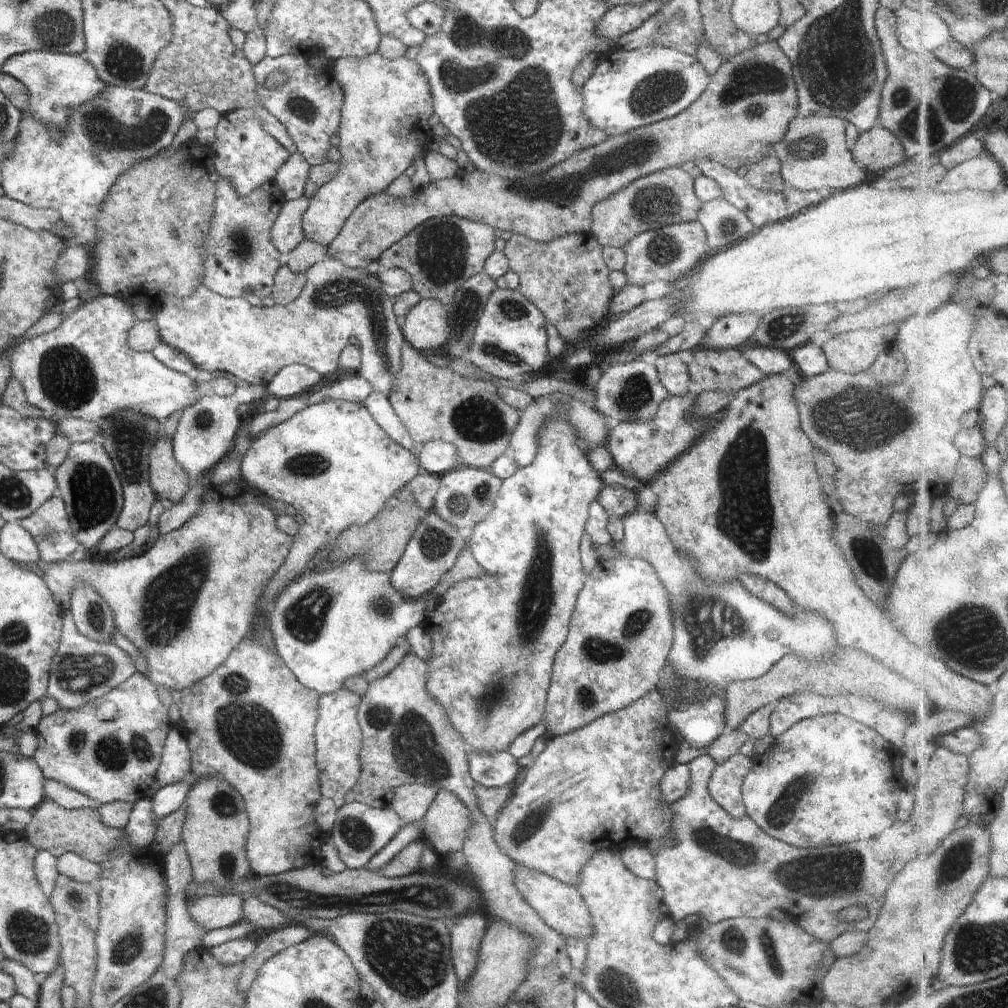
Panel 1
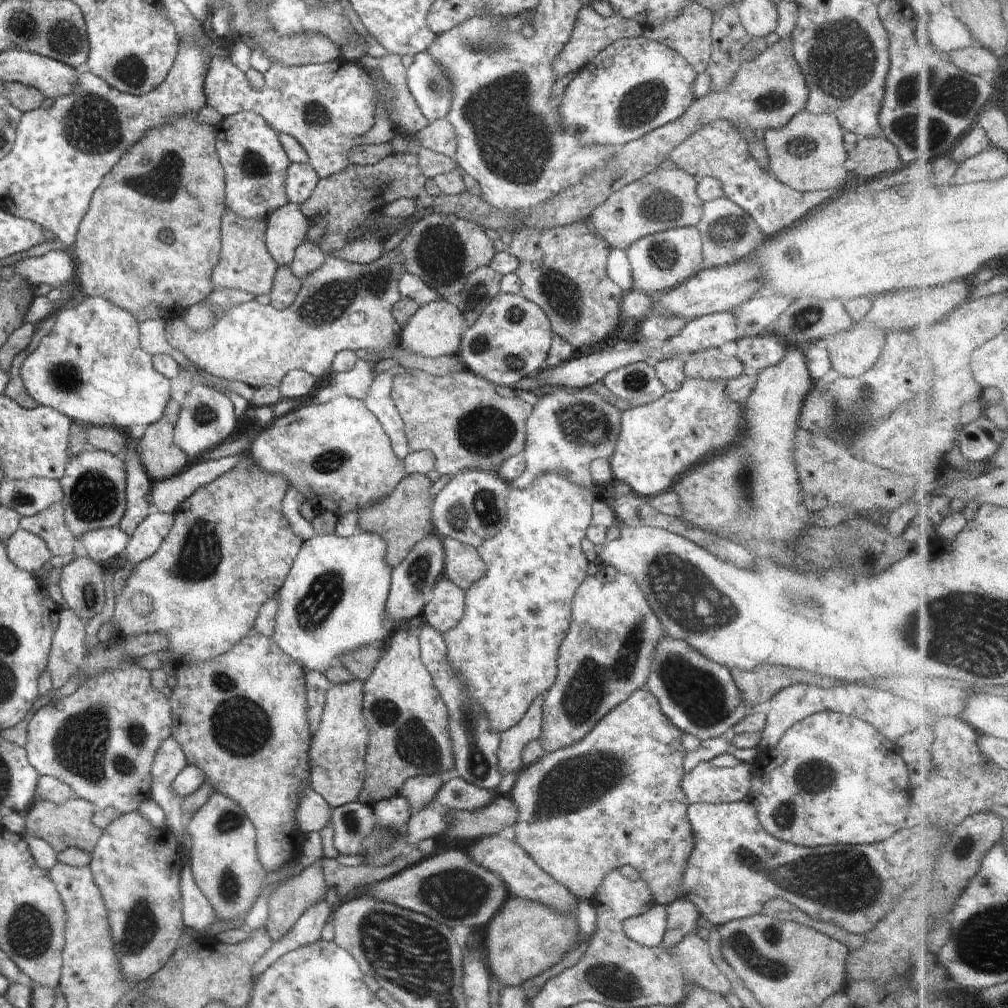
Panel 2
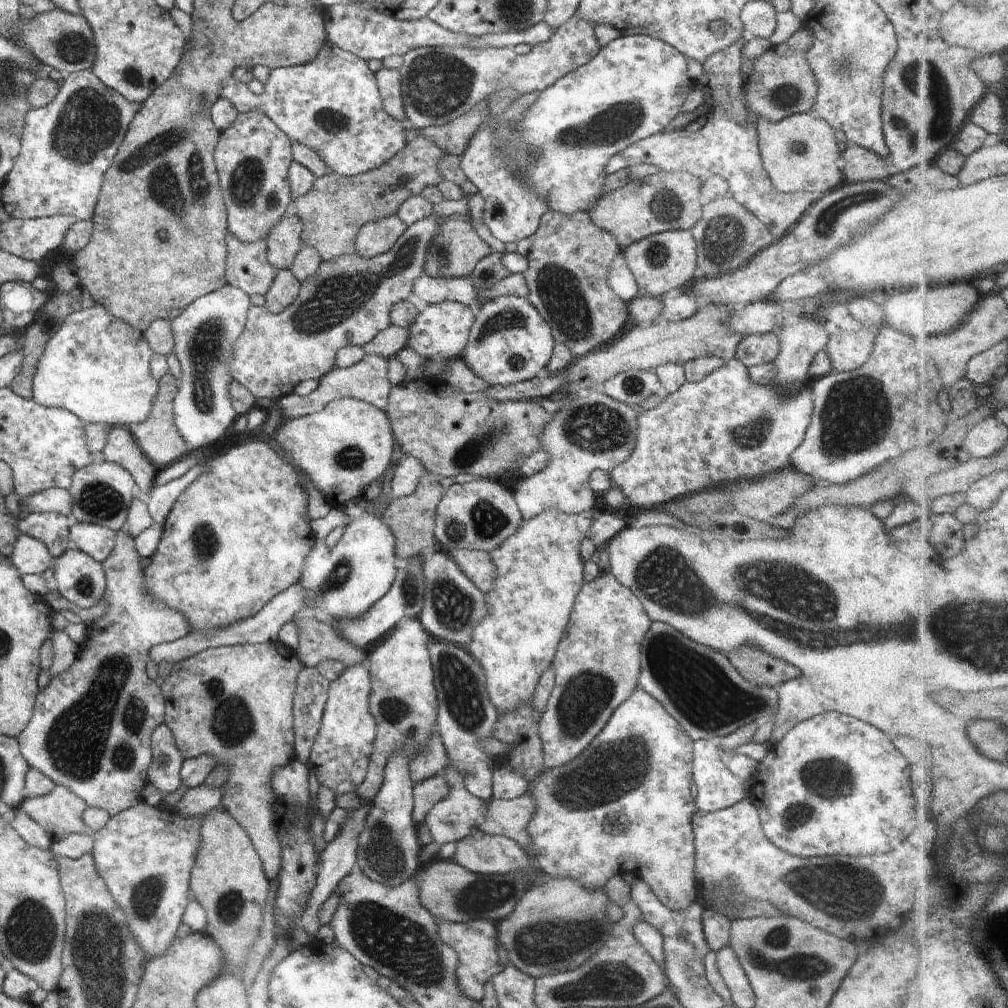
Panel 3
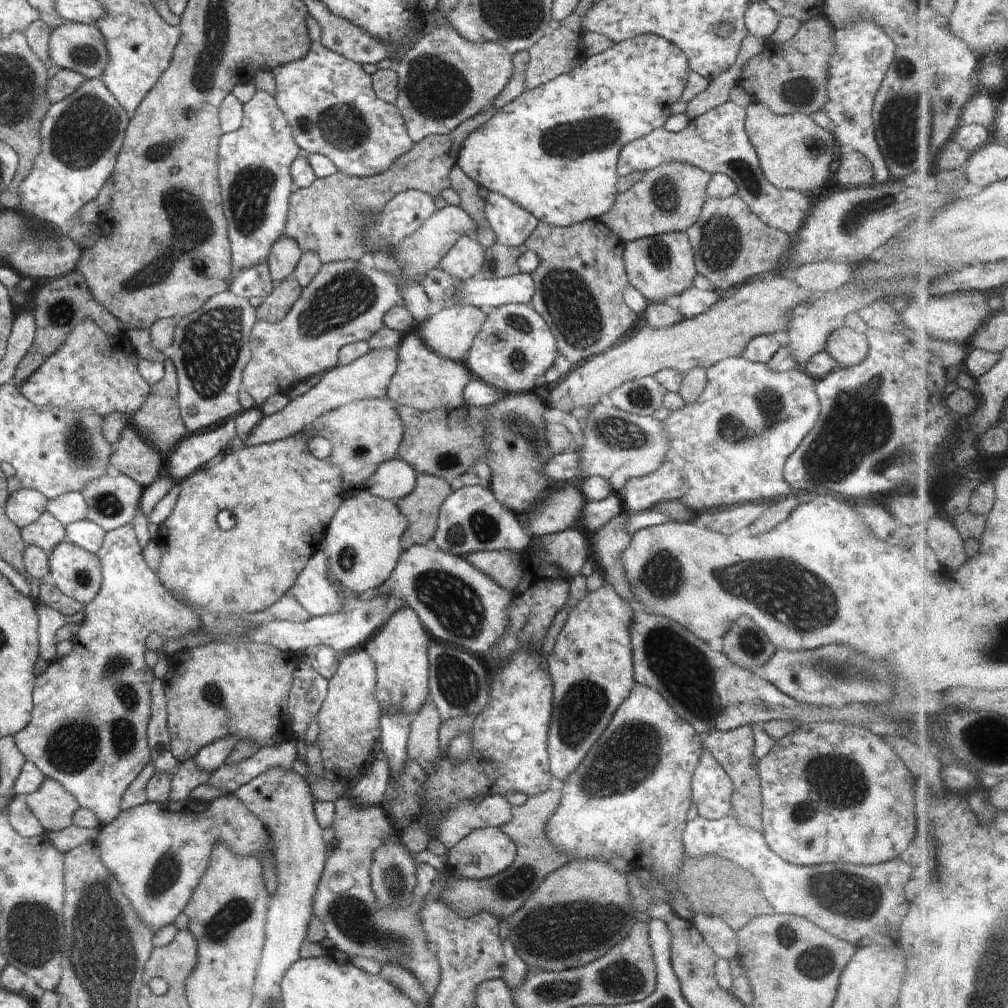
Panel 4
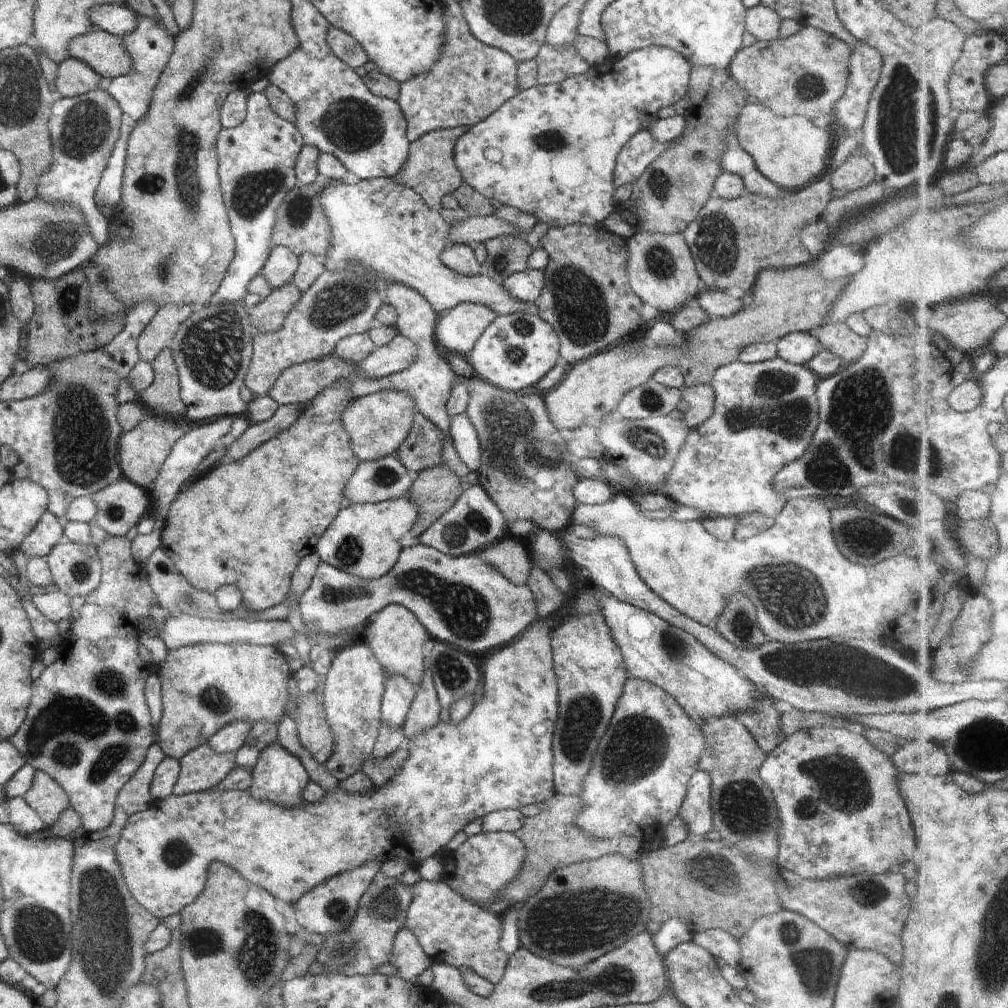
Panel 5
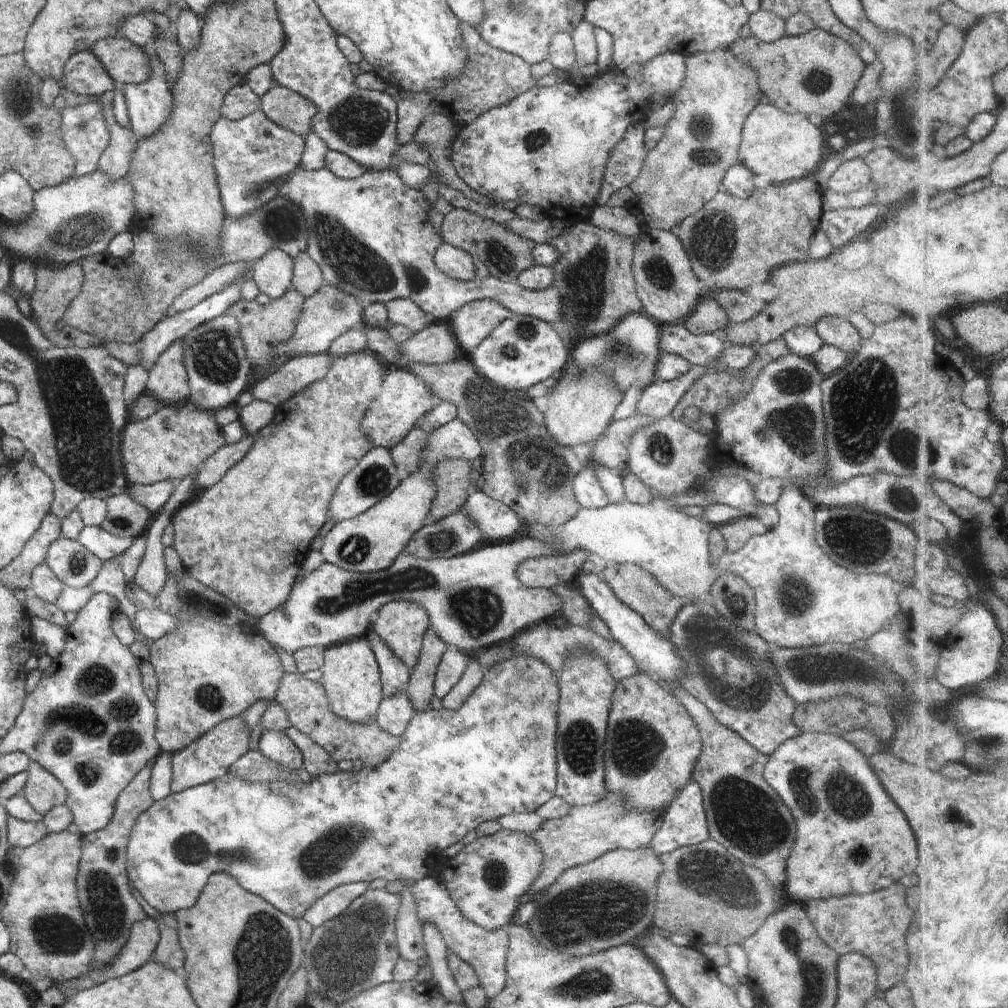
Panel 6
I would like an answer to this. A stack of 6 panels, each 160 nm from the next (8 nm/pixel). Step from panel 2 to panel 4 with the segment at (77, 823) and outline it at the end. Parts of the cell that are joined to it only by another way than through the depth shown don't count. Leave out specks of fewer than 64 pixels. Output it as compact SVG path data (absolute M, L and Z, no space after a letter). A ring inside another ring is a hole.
M44 777L42 784L30 794L16 796L32 811L46 831L61 831L72 825L72 815L80 808L76 799L60 782L53 778Z

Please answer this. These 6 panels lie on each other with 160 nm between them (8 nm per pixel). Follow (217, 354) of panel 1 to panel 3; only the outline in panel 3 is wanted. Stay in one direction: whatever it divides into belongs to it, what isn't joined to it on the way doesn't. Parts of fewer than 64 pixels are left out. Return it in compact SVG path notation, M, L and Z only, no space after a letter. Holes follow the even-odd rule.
M430 215L412 224L400 239L385 254L364 259L358 254L338 256L330 261L322 261L313 276L301 282L296 300L279 314L272 314L265 306L251 304L246 314L246 324L242 334L234 342L234 354L228 362L228 374L232 381L242 384L256 399L280 399L294 391L294 386L302 380L319 381L335 369L336 352L346 346L364 347L380 332L389 328L390 310L401 301L406 301L412 293L414 280L425 276L424 260L432 240L438 236L438 226L442 217Z

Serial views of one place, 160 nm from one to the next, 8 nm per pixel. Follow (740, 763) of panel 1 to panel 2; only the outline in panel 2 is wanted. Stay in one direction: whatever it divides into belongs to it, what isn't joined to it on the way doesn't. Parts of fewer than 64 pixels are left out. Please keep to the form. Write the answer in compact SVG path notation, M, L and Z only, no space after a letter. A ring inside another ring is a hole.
M710 761L699 762L681 780L689 803L737 803L748 800L752 775L751 764L714 767Z

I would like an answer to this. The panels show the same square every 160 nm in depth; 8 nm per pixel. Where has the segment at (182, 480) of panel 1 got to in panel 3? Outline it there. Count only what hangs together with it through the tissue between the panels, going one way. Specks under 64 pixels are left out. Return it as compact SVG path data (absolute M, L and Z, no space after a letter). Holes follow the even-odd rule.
M170 373L166 374L159 381L158 394L154 396L150 416L141 424L133 423L127 427L133 435L140 451L150 460L150 463L158 472L180 461L184 456L193 451L192 446L188 445L188 442L182 439L174 423L173 401L177 392L175 386L177 382L178 380Z

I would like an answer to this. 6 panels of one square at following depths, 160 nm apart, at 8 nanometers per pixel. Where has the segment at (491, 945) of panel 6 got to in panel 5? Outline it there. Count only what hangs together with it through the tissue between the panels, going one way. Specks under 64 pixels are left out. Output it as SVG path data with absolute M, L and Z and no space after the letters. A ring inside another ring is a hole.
M421 879L410 888L412 902L405 926L412 931L424 952L434 962L471 968L493 985L498 984L508 960L508 954L499 947L503 931L501 916L467 901L441 880Z

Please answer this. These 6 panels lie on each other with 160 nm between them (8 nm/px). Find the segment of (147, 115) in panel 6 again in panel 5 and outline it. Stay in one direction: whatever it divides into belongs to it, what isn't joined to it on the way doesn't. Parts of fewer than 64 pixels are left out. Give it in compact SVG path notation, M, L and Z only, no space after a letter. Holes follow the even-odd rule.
M137 14L137 26L132 34L121 38L124 48L128 51L133 62L133 69L124 76L114 77L110 80L110 86L106 88L120 105L122 112L128 114L134 122L140 122L148 114L153 90L159 80L159 76L168 64L170 55L175 45L174 36L159 22Z

